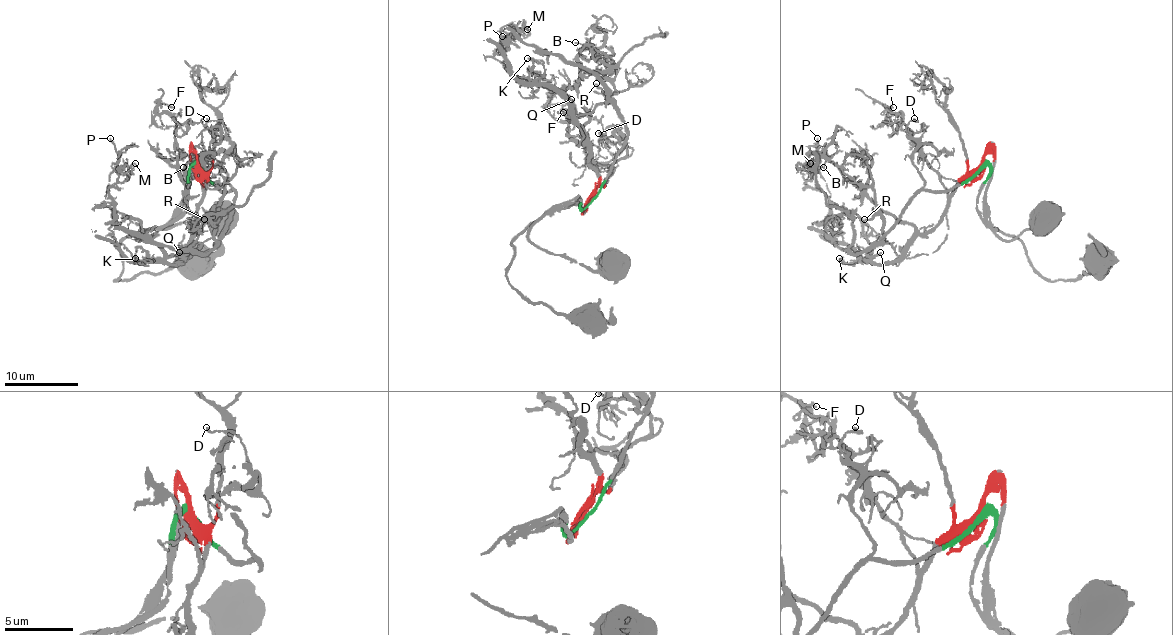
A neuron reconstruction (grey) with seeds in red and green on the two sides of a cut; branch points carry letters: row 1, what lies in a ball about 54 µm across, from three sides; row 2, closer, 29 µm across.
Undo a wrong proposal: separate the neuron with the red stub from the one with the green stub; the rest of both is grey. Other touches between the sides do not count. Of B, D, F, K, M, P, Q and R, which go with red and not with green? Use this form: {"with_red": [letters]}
{"with_red": ["B", "F", "K", "Q"]}

